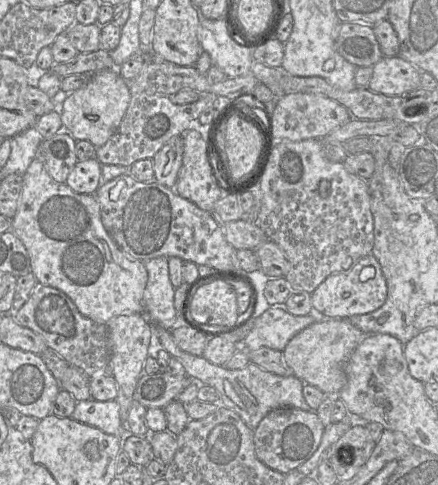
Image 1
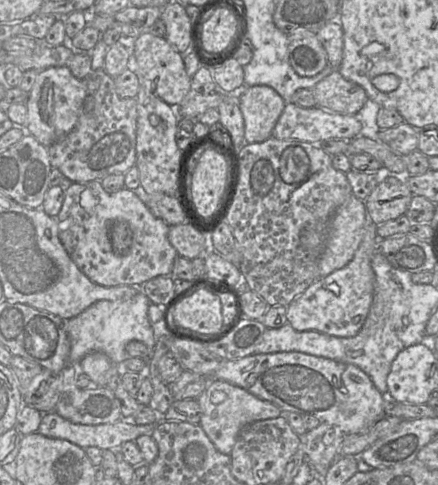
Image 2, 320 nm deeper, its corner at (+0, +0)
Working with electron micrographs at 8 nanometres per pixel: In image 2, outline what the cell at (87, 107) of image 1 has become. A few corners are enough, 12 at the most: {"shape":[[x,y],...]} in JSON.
{"shape":[[40,71],[26,101],[26,134],[51,146],[74,128],[85,79]]}

